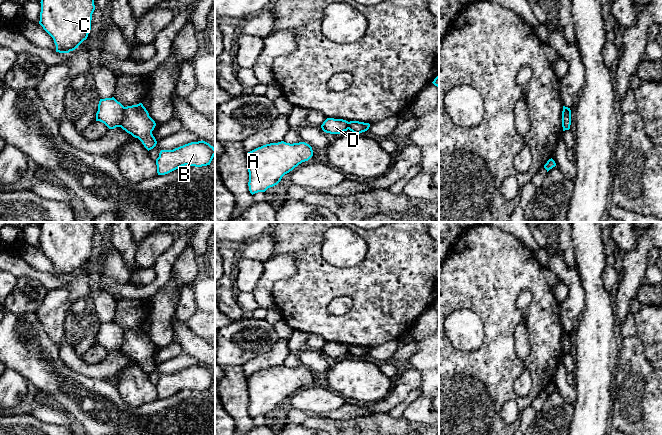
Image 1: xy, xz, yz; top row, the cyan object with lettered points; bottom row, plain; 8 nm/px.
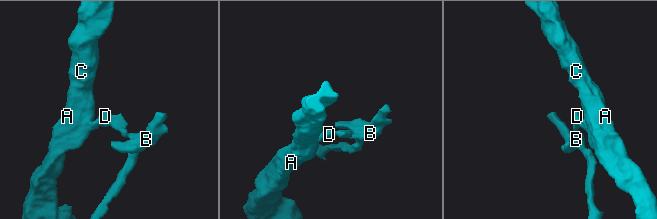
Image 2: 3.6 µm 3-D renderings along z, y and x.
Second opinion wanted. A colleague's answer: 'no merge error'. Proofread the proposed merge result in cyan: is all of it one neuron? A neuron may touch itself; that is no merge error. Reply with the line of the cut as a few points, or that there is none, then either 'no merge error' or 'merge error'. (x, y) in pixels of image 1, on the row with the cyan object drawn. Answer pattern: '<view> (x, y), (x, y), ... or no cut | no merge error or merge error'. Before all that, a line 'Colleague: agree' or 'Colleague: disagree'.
Colleague: disagree
xy (125, 107), (120, 126) | merge error

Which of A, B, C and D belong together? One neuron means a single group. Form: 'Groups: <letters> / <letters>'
Groups: A C D / B

